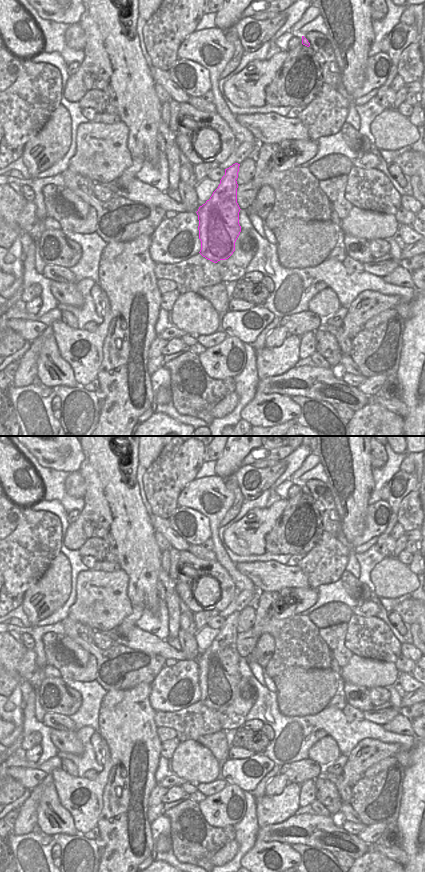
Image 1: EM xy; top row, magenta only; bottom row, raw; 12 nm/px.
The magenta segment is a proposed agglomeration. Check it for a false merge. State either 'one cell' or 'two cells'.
two cells

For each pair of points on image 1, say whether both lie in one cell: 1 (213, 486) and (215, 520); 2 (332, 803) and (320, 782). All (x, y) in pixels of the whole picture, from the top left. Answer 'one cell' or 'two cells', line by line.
1: one cell
2: one cell

